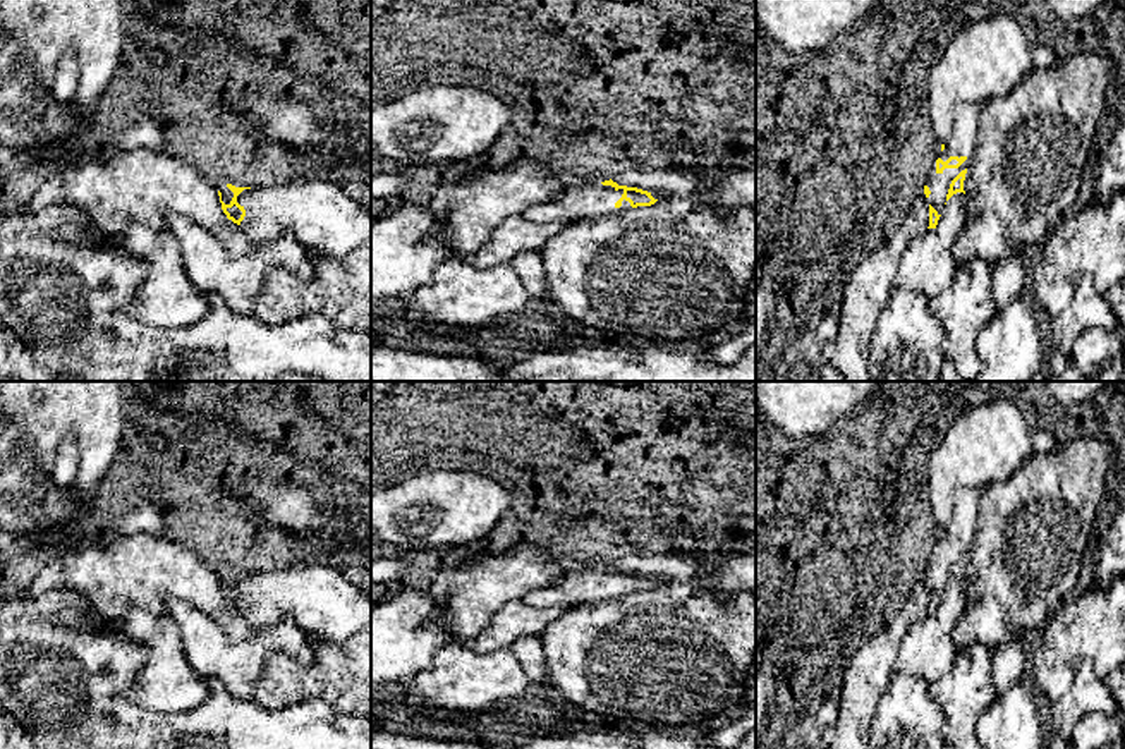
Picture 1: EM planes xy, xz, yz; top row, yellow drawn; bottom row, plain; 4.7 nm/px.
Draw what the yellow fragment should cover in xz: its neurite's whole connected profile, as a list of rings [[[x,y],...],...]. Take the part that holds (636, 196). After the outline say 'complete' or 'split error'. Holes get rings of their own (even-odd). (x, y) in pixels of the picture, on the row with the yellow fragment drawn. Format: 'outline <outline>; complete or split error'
outline [[[587,182],[582,187],[565,189],[544,204],[532,204],[522,215],[534,223],[558,222],[572,225],[586,218],[617,215],[629,208],[651,206],[663,196],[617,182]]]; split error

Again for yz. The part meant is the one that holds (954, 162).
outline [[[967,103],[955,110],[952,137],[941,144],[941,153],[929,168],[924,186],[924,194],[929,203],[927,228],[936,228],[943,208],[953,194],[965,194],[964,180],[977,148],[979,117],[984,103]]]; split error

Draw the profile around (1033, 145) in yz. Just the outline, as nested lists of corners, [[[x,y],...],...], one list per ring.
[[[1082,52],[1061,58],[1051,67],[1032,69],[1012,93],[984,103],[979,117],[977,148],[964,180],[967,194],[965,222],[953,244],[957,268],[974,258],[982,258],[994,268],[1010,254],[1029,256],[1073,211],[1084,168],[1094,144],[1098,120],[1104,110],[1110,67],[1110,58]]]

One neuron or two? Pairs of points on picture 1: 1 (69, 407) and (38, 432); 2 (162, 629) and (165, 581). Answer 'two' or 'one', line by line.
1: one
2: two

